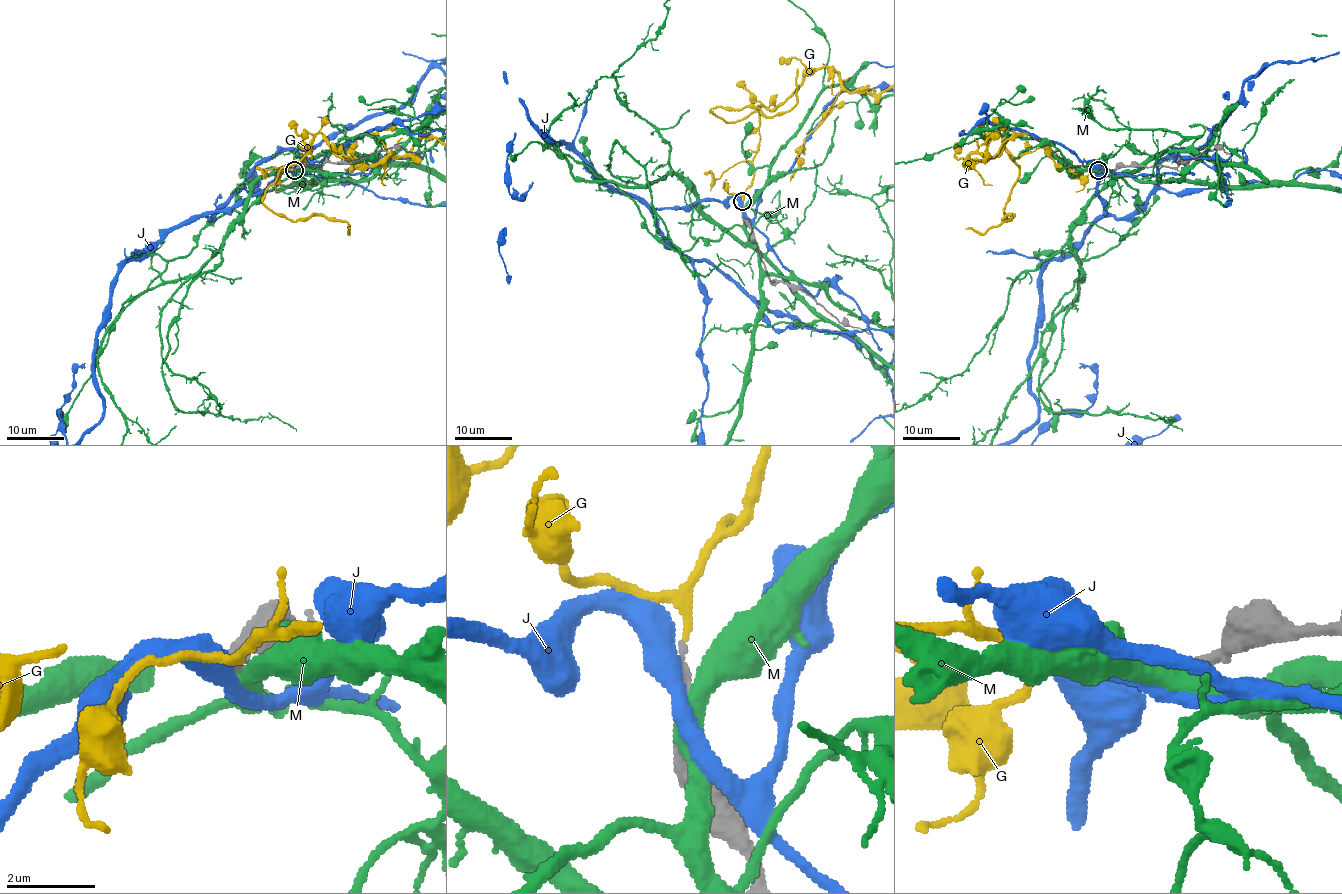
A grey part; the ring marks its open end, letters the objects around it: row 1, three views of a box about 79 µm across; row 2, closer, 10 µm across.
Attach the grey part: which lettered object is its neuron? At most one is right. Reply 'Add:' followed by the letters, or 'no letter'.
Add: G

